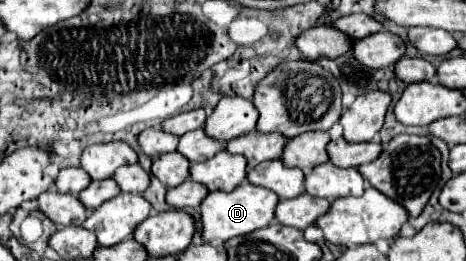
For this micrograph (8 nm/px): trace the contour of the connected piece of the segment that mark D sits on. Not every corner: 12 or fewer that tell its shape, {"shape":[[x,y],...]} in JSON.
{"shape":[[240,184],[200,204],[202,238],[224,244],[274,220],[280,198]]}

